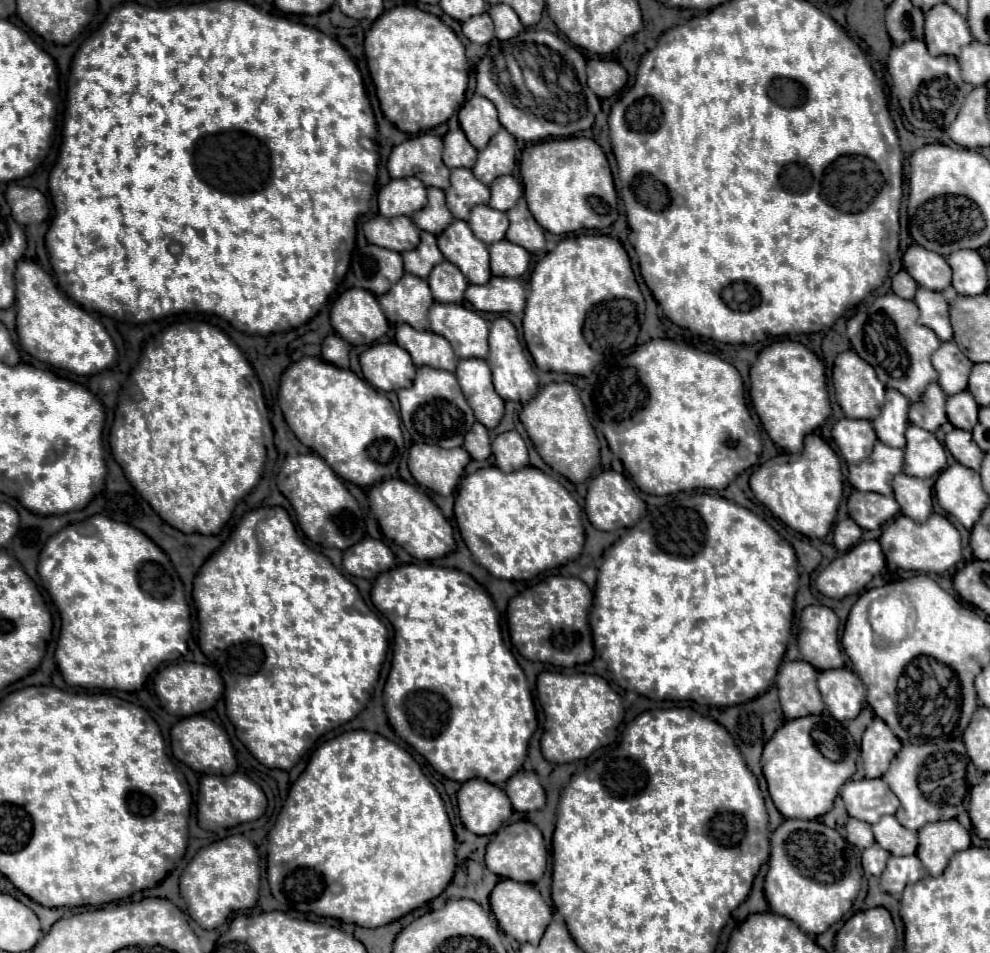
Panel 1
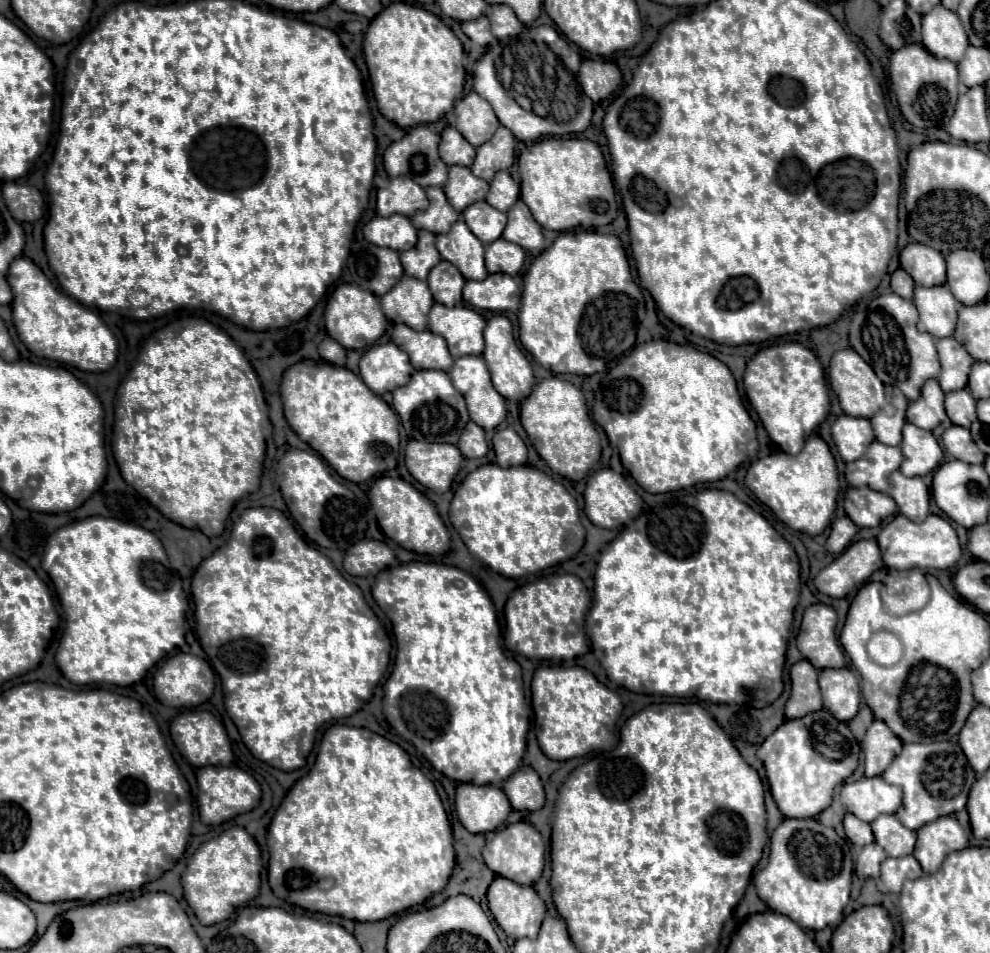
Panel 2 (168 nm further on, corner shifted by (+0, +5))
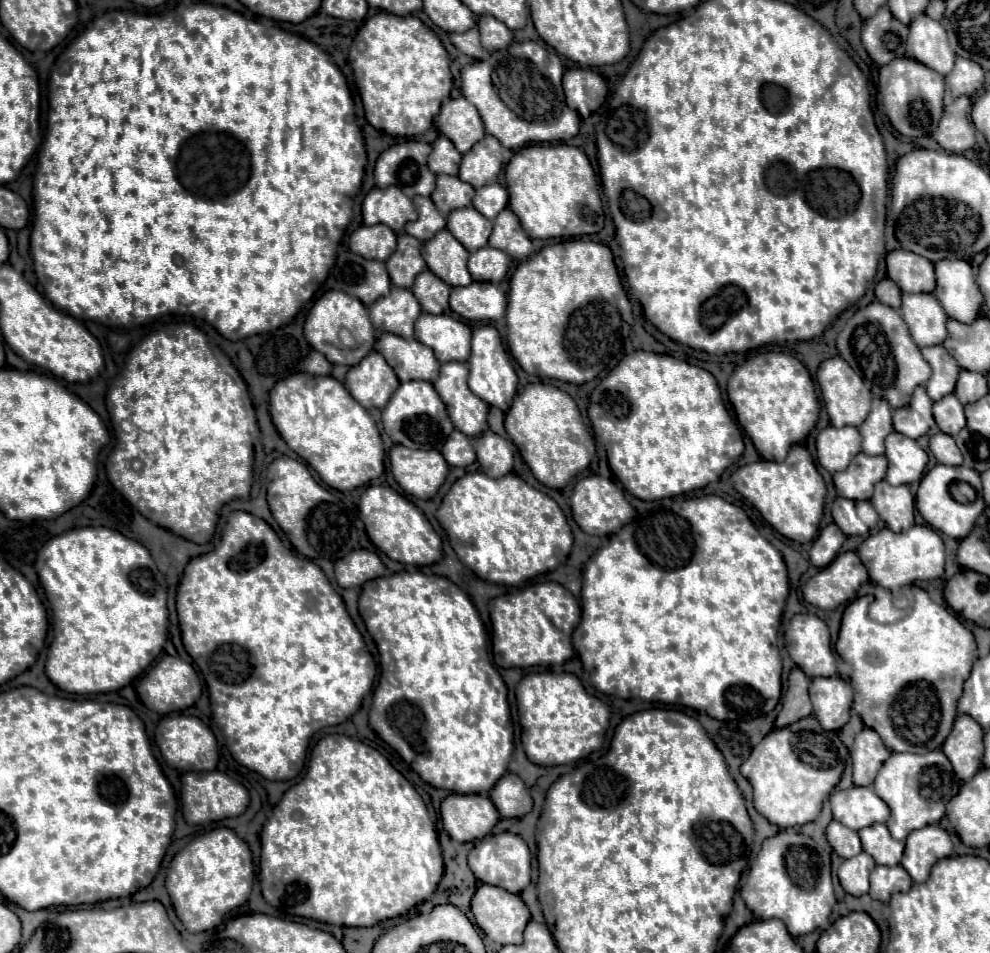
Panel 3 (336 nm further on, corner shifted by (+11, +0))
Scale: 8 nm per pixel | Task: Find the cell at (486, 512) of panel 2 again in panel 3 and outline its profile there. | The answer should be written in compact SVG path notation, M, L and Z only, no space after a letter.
M483 472L465 474L459 478L451 490L445 494L439 510L437 520L449 536L449 544L455 550L457 558L473 570L481 580L493 584L507 584L517 586L537 574L545 574L555 570L571 552L573 534L571 528L553 498L535 490L527 482L523 482L515 474L507 474L503 478L487 478Z

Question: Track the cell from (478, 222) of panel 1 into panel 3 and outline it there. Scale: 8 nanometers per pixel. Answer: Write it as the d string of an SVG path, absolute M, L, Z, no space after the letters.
M473 206L453 210L447 216L447 230L469 250L475 252L483 246L487 246L487 240L493 230L493 222L483 218Z

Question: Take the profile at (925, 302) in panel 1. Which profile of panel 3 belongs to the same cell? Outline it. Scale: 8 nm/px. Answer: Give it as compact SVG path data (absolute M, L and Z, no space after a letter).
M903 294L901 316L919 348L943 344L947 338L947 314L941 312L941 306L933 294Z

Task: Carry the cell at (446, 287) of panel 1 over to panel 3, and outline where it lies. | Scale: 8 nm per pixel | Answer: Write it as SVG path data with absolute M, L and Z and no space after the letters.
M423 270L411 288L417 302L421 304L423 312L429 314L445 314L449 310L449 294L451 286L447 286L441 278L437 278L433 272Z

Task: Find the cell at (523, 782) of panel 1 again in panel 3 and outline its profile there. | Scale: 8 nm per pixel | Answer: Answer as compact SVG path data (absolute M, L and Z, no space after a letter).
M507 772L491 790L491 800L501 818L521 818L533 808L531 794L517 774Z

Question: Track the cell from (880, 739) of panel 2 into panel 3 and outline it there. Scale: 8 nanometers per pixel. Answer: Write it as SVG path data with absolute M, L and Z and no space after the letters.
M863 728L853 742L851 760L853 760L853 780L855 786L871 786L879 768L889 758L889 750L881 742L879 734L871 728Z

